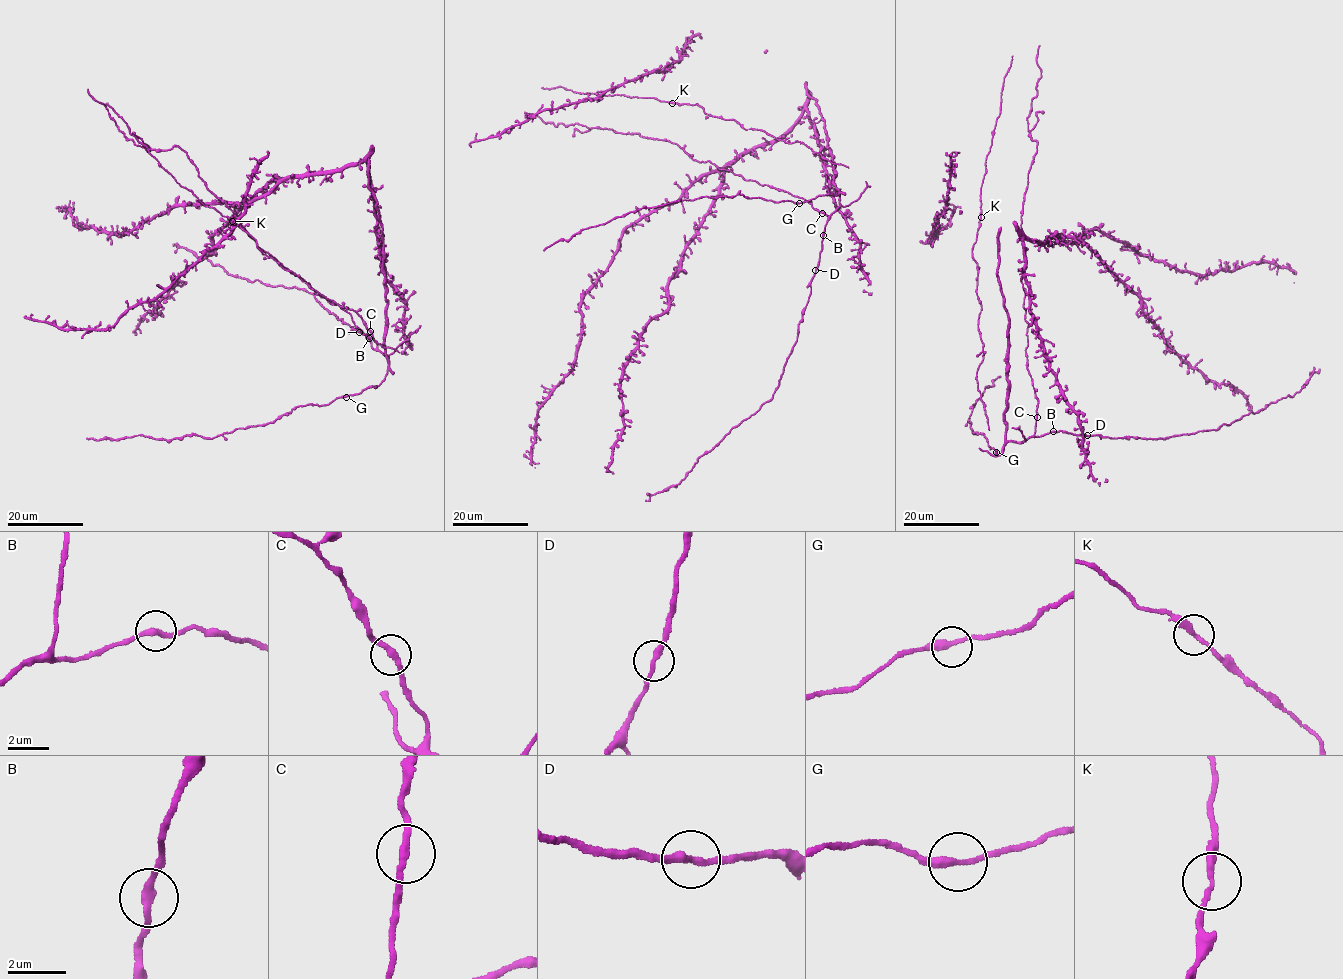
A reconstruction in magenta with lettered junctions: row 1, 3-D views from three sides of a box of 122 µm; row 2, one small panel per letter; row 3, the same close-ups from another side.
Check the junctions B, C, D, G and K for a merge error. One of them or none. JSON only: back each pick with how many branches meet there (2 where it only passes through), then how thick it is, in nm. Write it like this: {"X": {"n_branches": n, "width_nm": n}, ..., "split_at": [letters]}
{"split_at": []}

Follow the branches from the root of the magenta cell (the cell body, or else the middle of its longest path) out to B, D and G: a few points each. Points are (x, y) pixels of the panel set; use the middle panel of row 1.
B: (824, 129), (834, 164), (835, 178), (833, 177), (839, 193), (839, 206), (830, 216), (823, 235)
D: (824, 129), (834, 164), (835, 178), (833, 177), (839, 193), (839, 206), (825, 225), (815, 270)
G: (824, 129), (834, 164), (834, 183), (839, 195), (821, 195), (799, 203)

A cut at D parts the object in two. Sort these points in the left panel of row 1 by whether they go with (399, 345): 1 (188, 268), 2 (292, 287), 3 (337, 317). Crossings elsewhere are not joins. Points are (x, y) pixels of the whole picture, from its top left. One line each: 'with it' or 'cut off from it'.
1: with it
2: cut off from it
3: cut off from it

